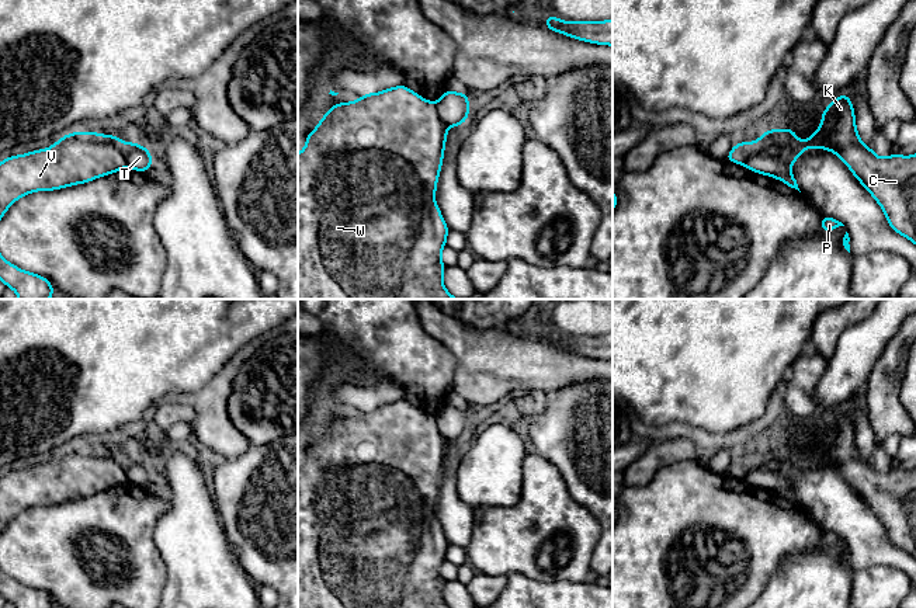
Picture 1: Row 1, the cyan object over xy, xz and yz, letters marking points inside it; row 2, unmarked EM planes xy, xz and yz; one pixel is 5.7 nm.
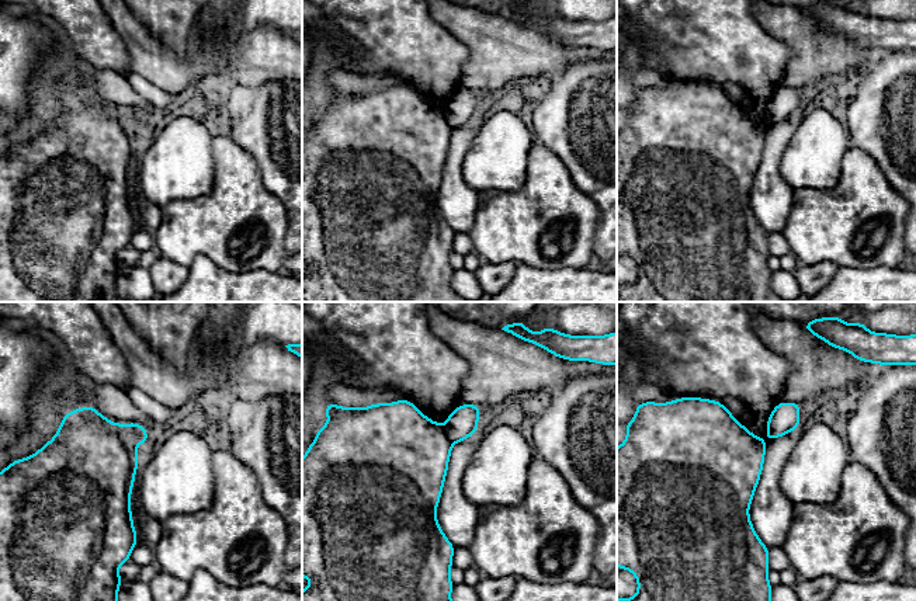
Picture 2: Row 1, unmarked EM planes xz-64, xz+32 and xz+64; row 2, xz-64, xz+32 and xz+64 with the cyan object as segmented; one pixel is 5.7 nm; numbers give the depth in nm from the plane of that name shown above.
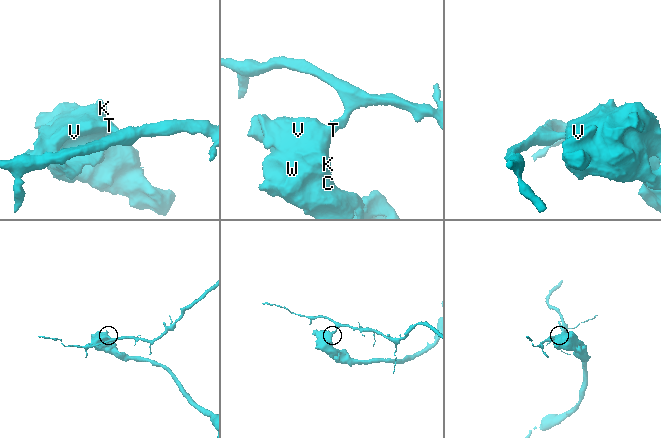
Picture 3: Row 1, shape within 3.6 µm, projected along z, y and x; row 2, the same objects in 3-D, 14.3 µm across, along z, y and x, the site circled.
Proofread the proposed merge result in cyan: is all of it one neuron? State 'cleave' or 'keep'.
cleave

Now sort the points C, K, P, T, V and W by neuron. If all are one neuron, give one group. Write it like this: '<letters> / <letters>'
C K P V W / T

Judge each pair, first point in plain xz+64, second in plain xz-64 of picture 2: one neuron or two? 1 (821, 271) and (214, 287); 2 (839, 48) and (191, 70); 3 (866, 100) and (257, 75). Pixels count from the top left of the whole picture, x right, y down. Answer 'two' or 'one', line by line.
1: two
2: one
3: two

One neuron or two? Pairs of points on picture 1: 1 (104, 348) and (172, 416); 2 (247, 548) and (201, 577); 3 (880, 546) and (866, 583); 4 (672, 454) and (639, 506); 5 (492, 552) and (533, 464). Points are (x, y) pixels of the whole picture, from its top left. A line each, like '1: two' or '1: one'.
1: two
2: two
3: two
4: two
5: one

